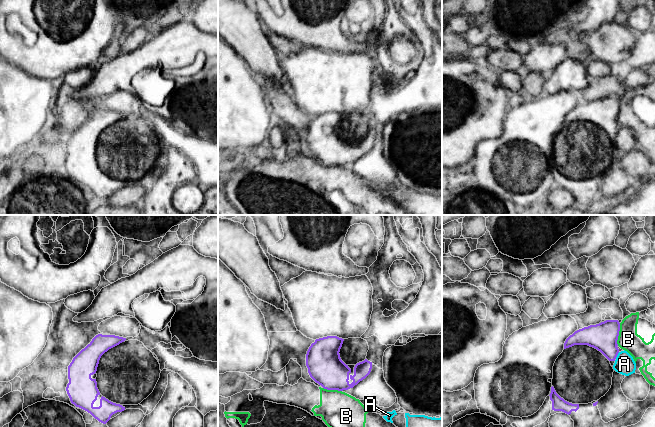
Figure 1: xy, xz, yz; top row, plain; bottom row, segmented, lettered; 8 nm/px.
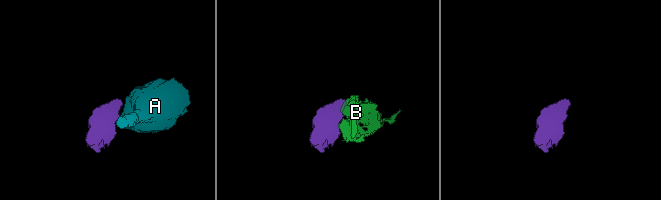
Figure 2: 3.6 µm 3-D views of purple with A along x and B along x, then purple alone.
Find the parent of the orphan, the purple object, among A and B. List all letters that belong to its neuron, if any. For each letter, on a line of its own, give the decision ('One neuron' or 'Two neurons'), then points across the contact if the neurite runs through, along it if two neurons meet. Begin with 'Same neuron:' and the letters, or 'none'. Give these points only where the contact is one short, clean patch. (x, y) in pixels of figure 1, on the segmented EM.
Same neuron: none
A: Two neurons. Boundary: yz (619, 352), (615, 358)
B: Two neurons. Boundary: yz (620, 323), (617, 345)

